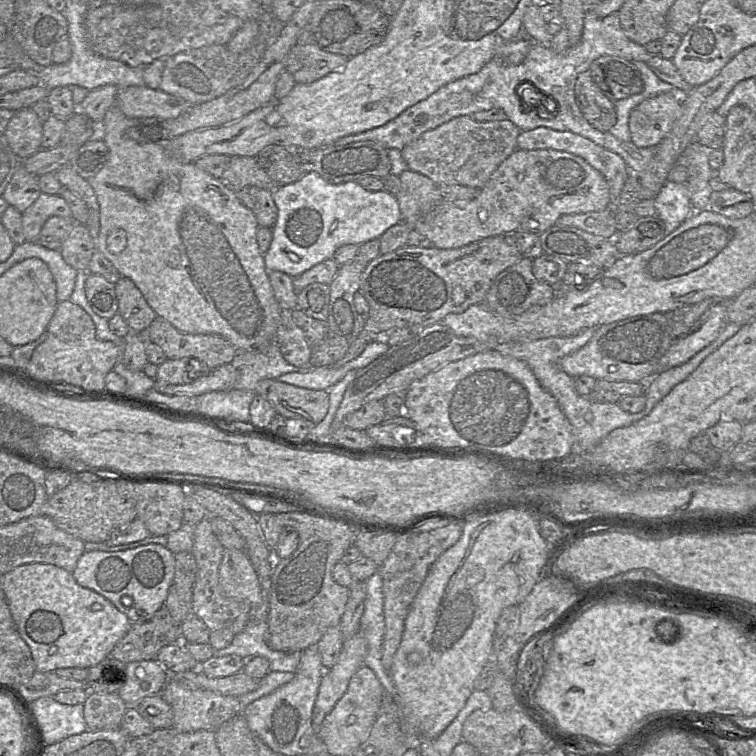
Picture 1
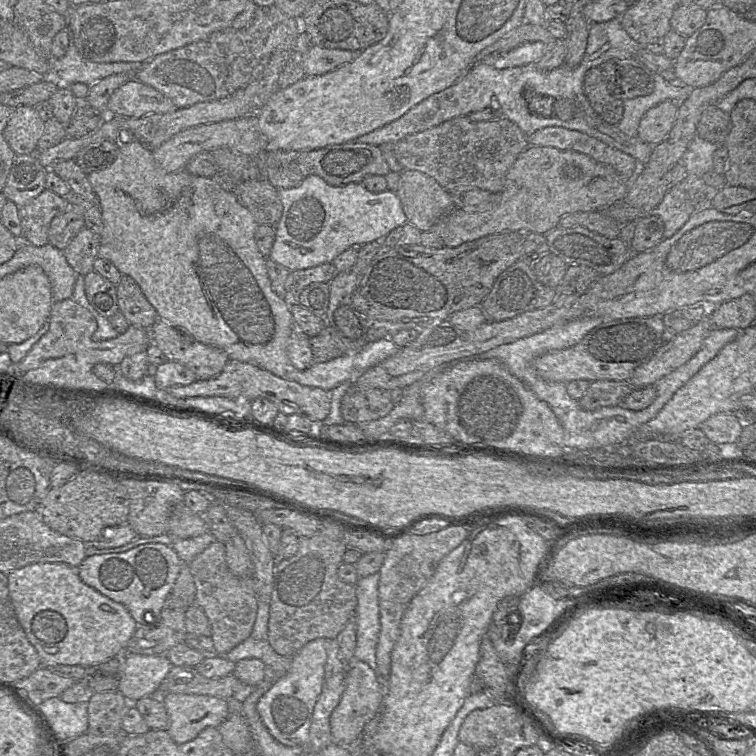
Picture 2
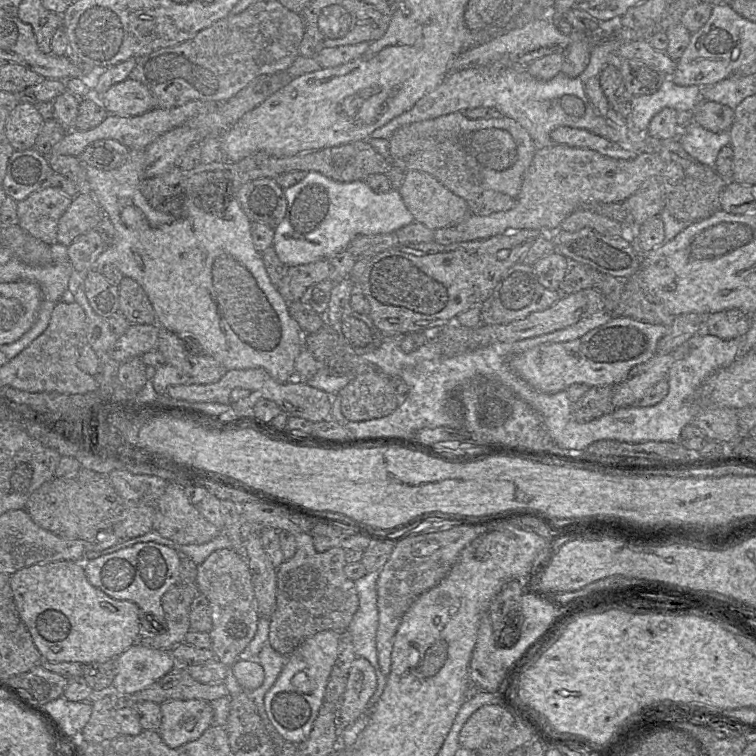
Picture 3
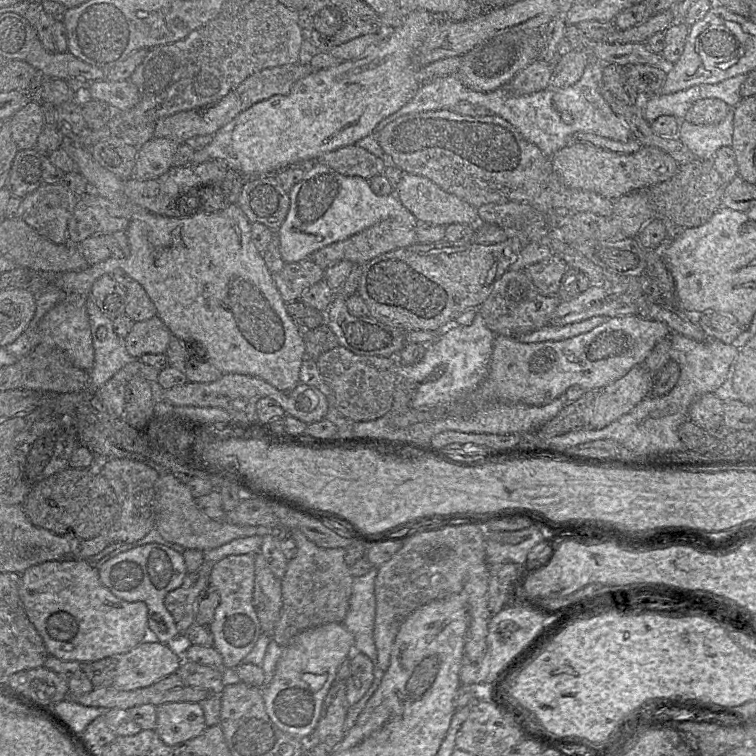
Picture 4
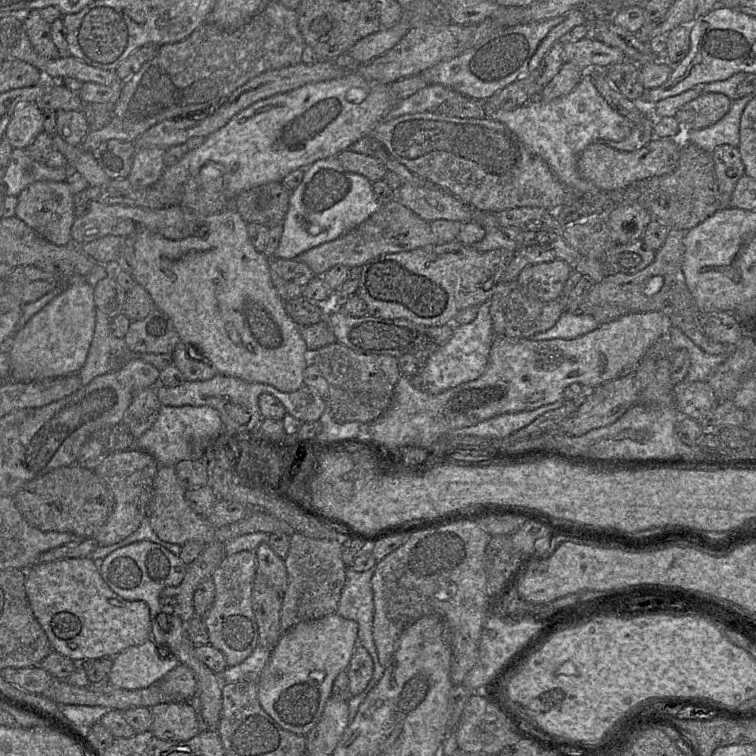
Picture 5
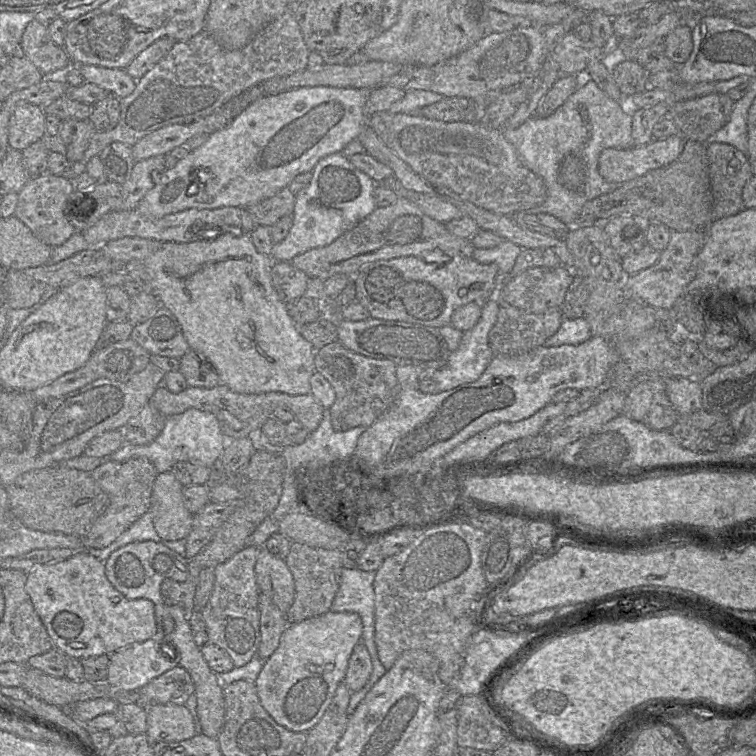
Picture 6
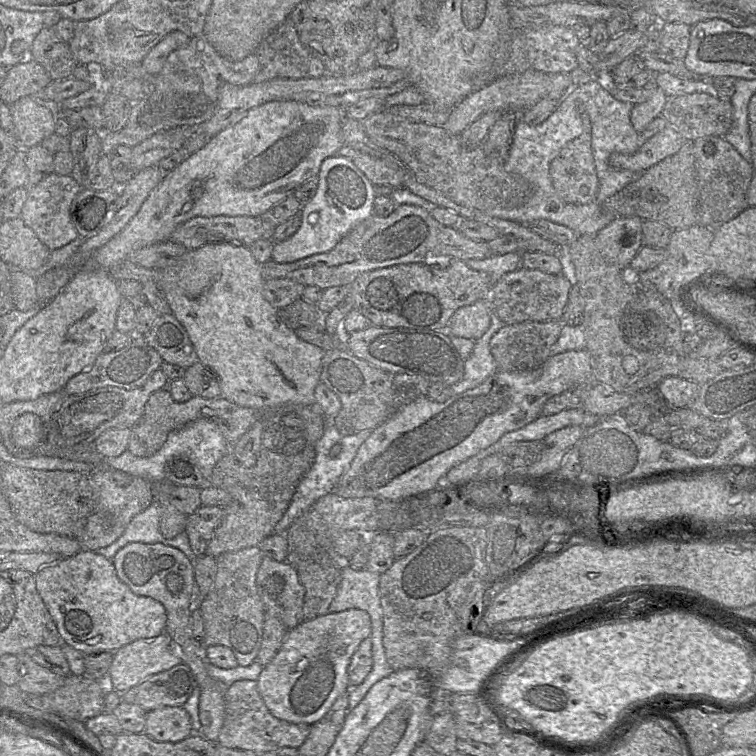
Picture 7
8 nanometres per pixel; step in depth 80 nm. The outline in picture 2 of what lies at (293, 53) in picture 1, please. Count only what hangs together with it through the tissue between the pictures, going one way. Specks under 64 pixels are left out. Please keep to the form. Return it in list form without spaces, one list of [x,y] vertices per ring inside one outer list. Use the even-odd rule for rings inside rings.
[[[313,46],[301,55],[305,76],[319,76],[353,61],[361,52]]]

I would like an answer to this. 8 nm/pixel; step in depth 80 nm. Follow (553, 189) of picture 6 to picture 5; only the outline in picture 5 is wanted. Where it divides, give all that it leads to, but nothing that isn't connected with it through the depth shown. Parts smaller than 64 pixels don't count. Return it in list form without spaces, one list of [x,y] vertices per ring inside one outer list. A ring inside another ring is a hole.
[[[592,75],[583,76],[567,95],[543,102],[539,98],[512,110],[498,110],[487,118],[499,121],[513,131],[531,152],[539,155],[551,168],[558,180],[579,195],[593,193],[597,189],[585,180],[577,169],[579,154],[597,141],[622,141],[632,132],[634,124],[619,114],[599,93]]]

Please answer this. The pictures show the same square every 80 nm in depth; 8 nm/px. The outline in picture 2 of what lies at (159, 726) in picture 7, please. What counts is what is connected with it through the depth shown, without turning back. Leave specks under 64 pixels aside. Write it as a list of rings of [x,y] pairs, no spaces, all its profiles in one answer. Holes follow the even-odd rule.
[[[175,693],[159,697],[169,717],[167,732],[177,744],[193,740],[207,727],[218,728],[230,715],[226,699]]]

